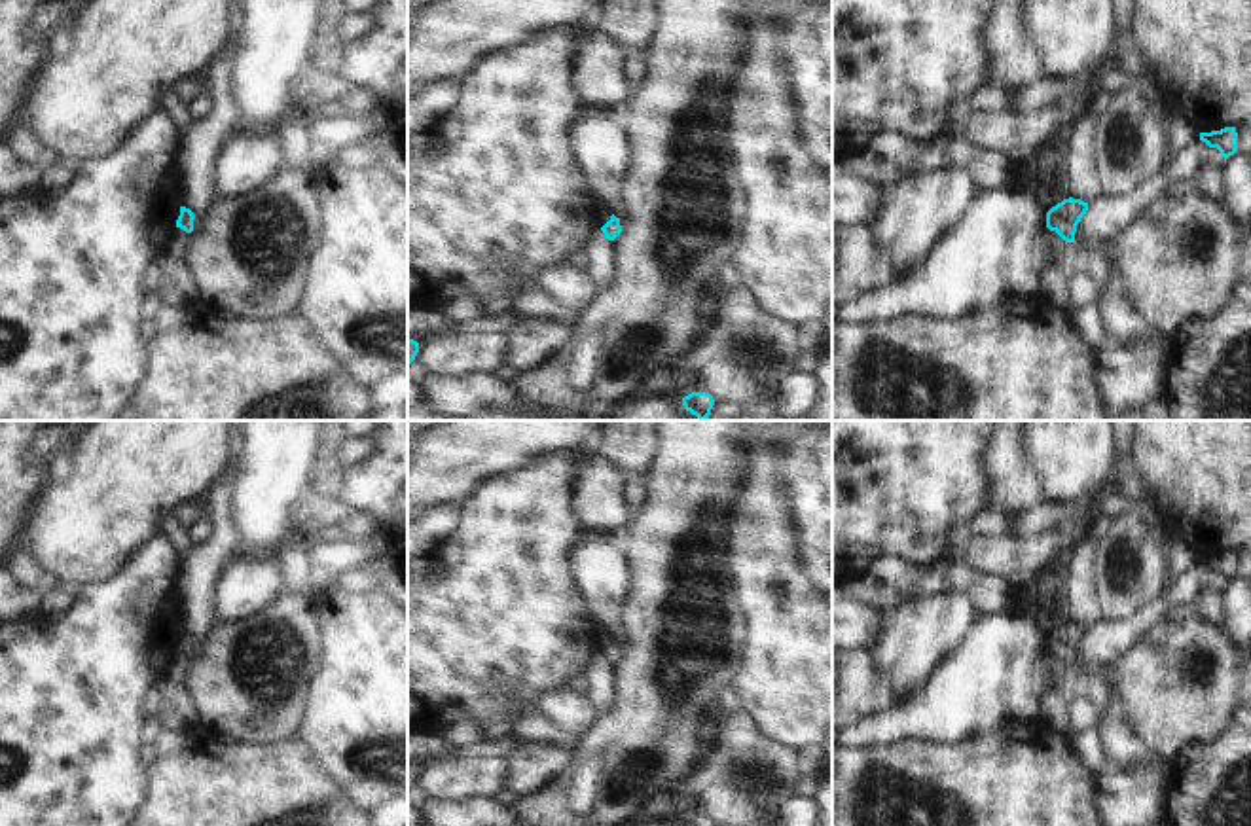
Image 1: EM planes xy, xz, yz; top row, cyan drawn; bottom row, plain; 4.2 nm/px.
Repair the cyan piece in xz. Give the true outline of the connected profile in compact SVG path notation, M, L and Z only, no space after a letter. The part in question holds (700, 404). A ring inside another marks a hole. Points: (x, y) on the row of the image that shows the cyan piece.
M692 392L682 398L682 405L699 421L707 421L715 405L715 398L709 392Z

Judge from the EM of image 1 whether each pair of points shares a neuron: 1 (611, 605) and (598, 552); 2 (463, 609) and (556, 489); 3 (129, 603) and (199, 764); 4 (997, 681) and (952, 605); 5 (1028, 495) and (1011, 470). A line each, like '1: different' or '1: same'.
1: same
2: same
3: different
4: different
5: same

